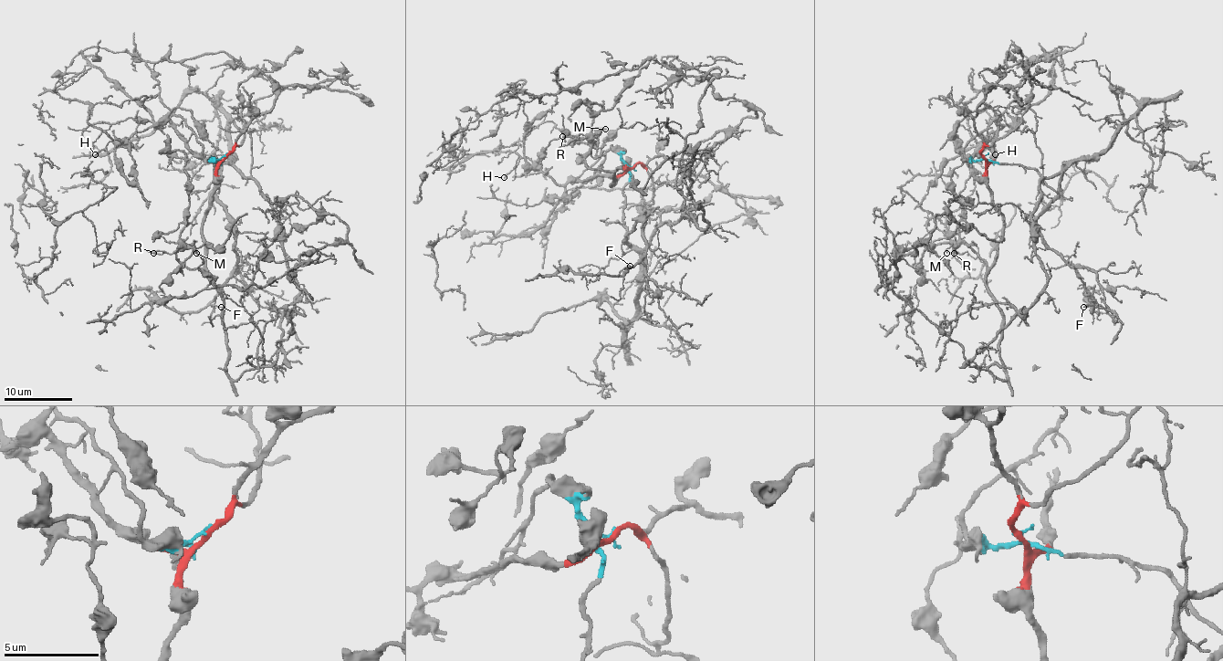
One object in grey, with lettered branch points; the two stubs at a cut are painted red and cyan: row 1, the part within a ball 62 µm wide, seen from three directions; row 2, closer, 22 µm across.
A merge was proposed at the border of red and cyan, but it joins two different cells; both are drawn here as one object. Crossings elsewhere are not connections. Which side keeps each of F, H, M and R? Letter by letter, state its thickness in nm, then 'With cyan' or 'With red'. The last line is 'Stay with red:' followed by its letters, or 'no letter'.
F: Thickness 100 nm. With cyan
H: Thickness 110 nm. With red
M: Thickness 150 nm. With red
R: Thickness 140 nm. With red
Stay with red: H, M, R

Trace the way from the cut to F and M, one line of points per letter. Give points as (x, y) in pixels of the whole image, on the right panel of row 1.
F: (983, 156), (987, 160), (1030, 166), (1058, 194), (1037, 219), (1039, 233), (1071, 265), (1093, 302), (1082, 307)
M: (985, 156), (987, 187), (1003, 221), (997, 261), (987, 268), (963, 243), (947, 253)

